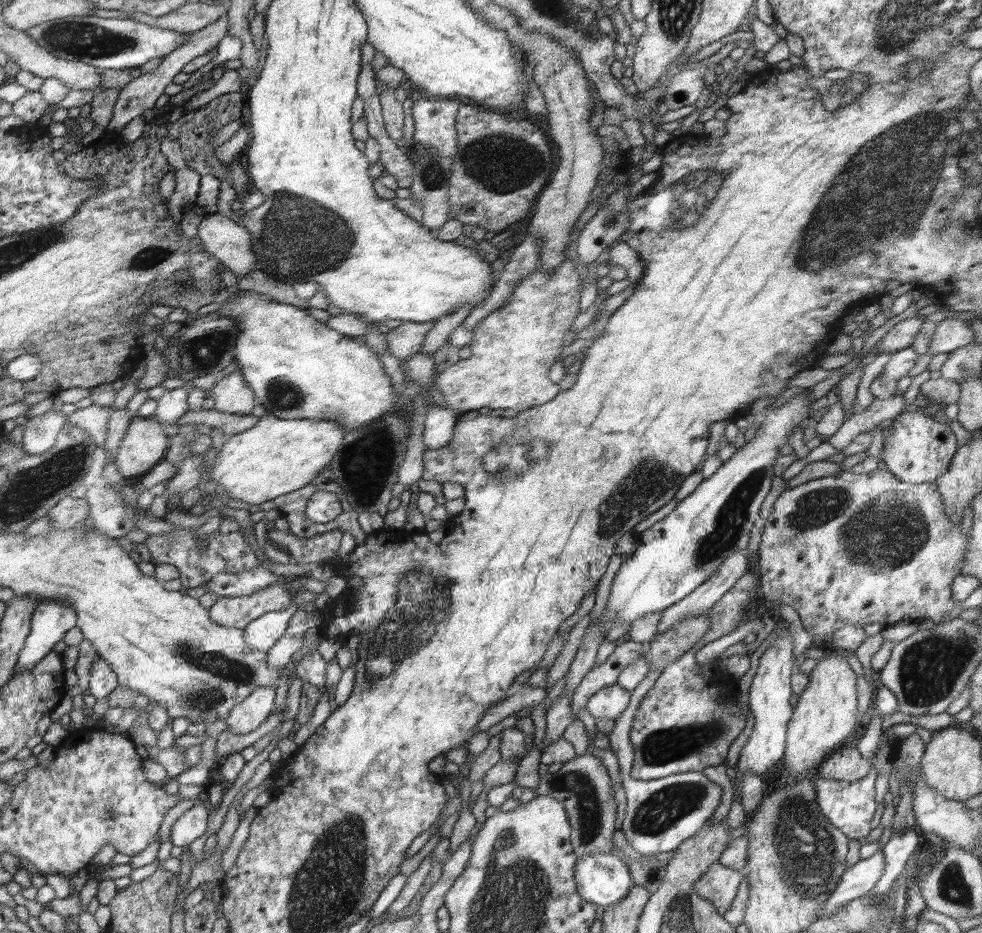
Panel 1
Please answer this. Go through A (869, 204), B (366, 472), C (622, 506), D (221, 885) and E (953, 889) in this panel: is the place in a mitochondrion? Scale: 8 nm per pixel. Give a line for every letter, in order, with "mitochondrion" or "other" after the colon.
A: mitochondrion
B: mitochondrion
C: mitochondrion
D: other
E: mitochondrion

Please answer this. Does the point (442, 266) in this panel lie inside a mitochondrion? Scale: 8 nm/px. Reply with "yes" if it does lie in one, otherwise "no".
no

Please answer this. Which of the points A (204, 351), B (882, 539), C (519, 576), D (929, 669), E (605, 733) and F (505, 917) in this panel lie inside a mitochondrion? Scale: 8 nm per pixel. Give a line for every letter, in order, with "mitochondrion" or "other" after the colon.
A: mitochondrion
B: mitochondrion
C: other
D: mitochondrion
E: other
F: mitochondrion

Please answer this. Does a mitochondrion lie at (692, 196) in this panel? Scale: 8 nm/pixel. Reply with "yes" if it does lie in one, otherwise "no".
yes

